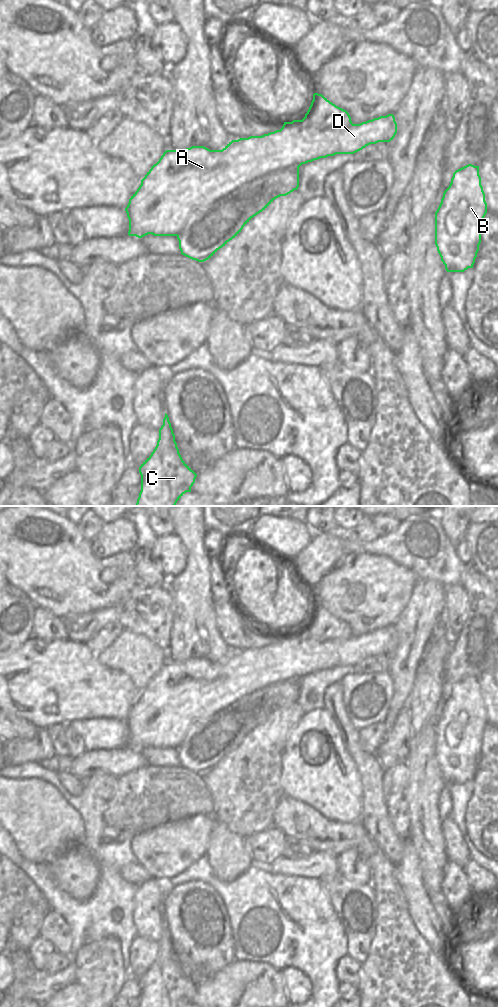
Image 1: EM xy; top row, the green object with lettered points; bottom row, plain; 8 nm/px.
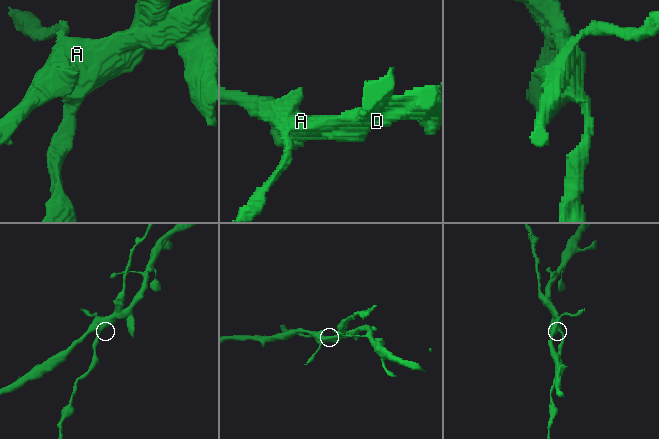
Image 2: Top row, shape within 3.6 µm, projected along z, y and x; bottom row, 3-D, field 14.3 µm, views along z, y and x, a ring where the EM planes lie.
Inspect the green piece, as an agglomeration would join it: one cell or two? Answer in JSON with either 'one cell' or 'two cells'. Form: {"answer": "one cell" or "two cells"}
{"answer": "two cells"}

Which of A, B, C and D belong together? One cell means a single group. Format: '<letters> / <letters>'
A B D / C

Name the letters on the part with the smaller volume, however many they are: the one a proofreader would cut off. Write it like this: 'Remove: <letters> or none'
Remove: C.

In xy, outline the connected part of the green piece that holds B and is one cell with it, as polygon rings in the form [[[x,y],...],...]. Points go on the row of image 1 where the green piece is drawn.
[[[468,164],[456,170],[435,212],[435,245],[447,272],[464,272],[473,268],[486,213],[487,203],[481,185],[479,166]]]

